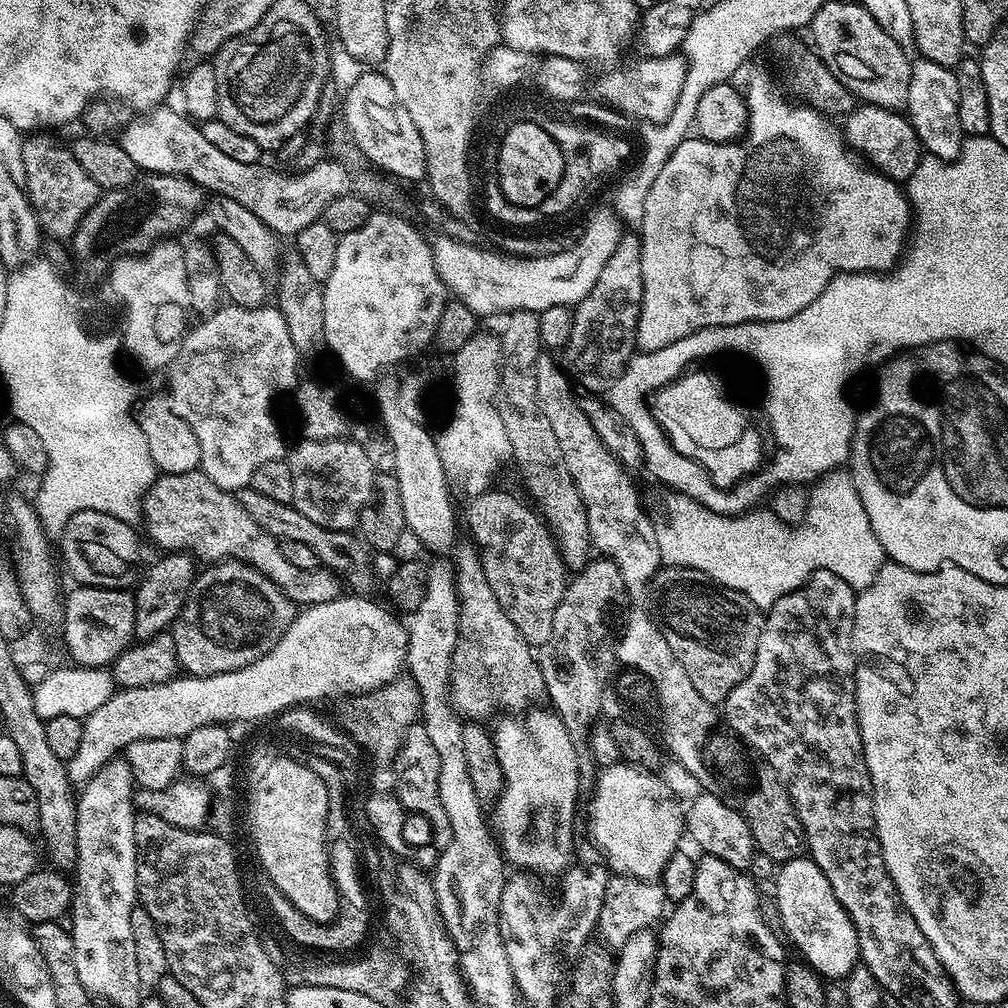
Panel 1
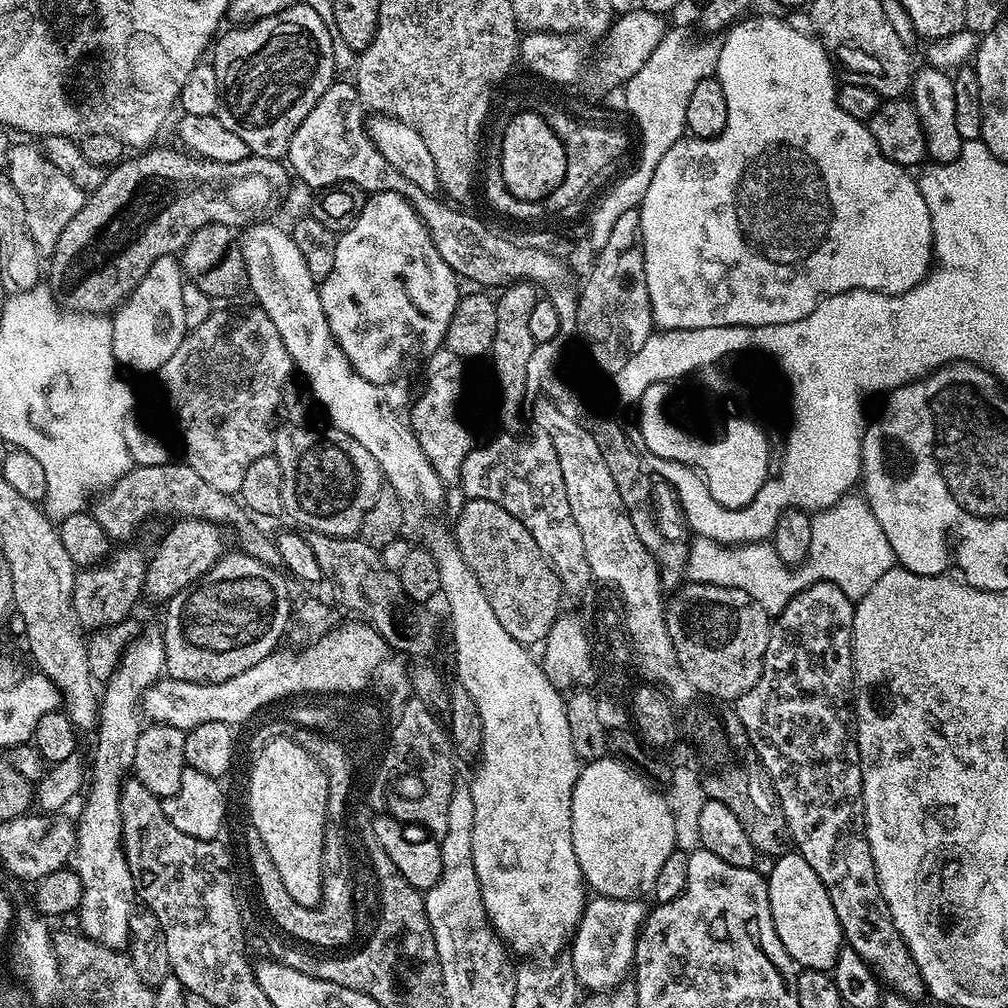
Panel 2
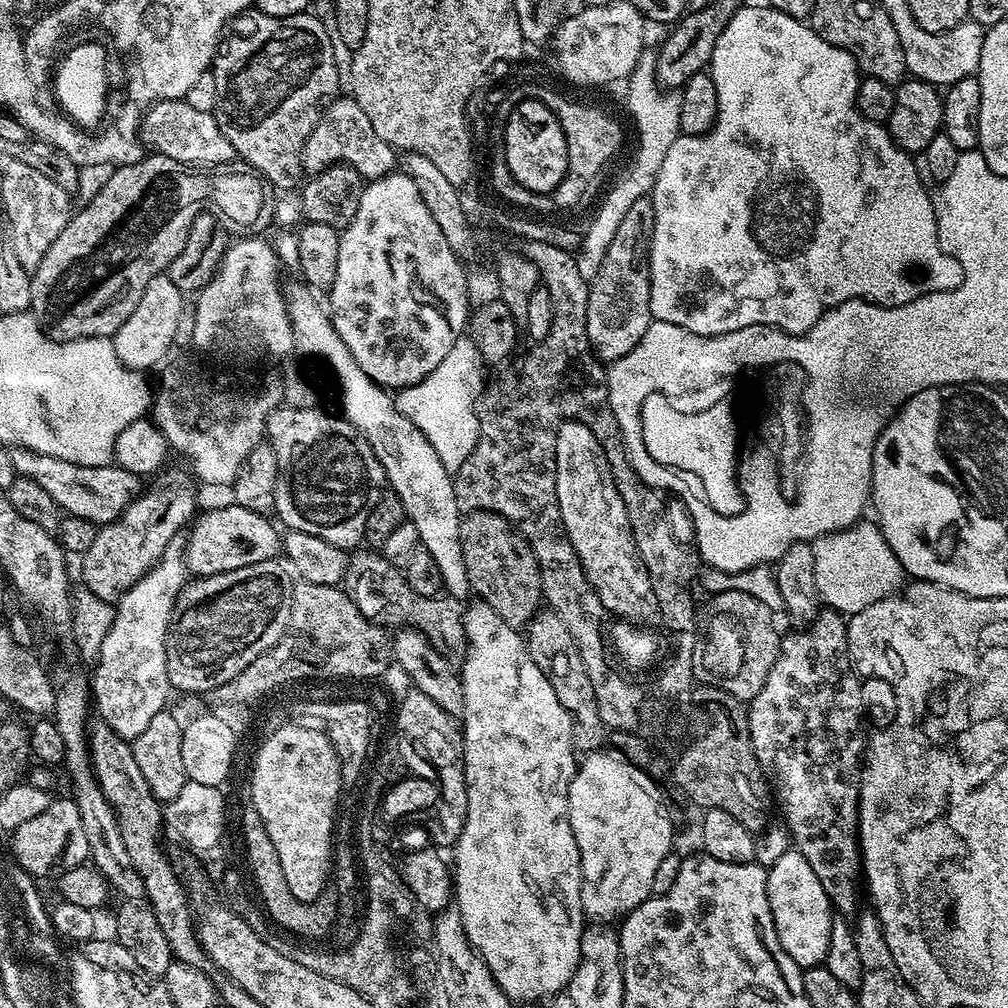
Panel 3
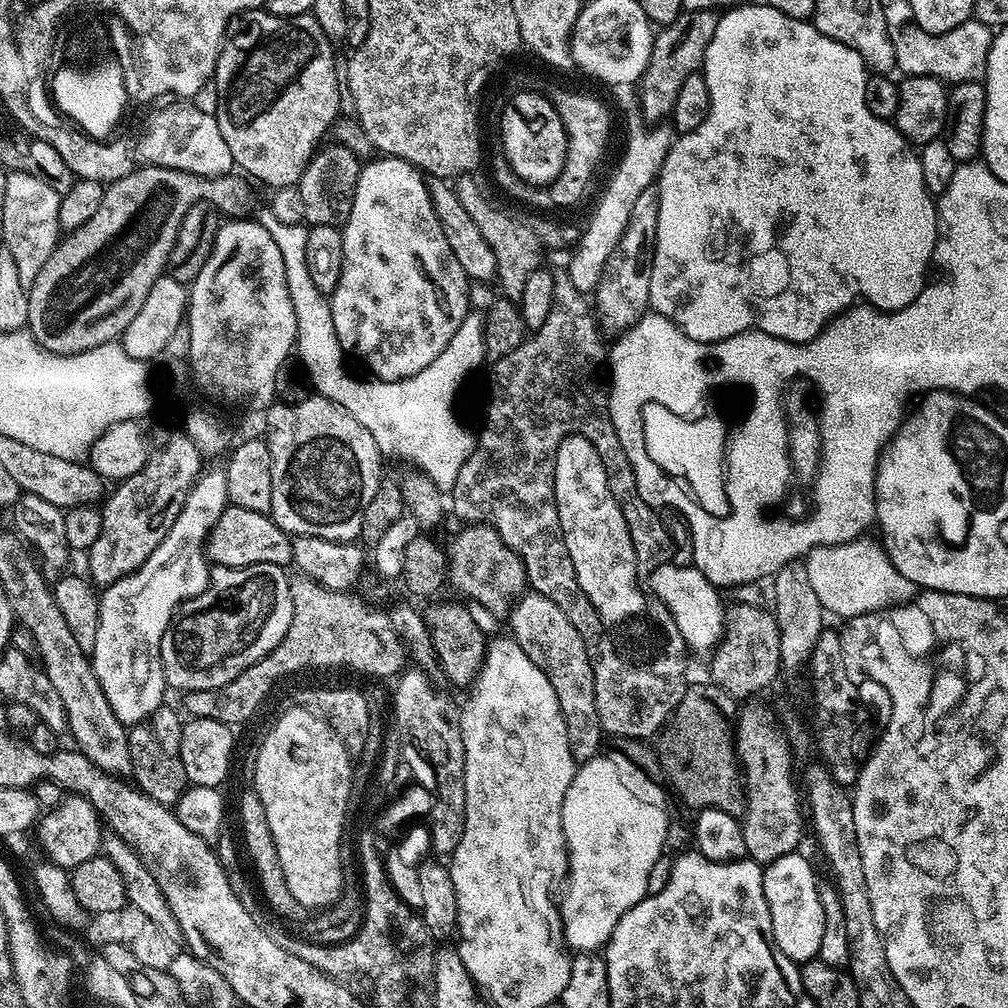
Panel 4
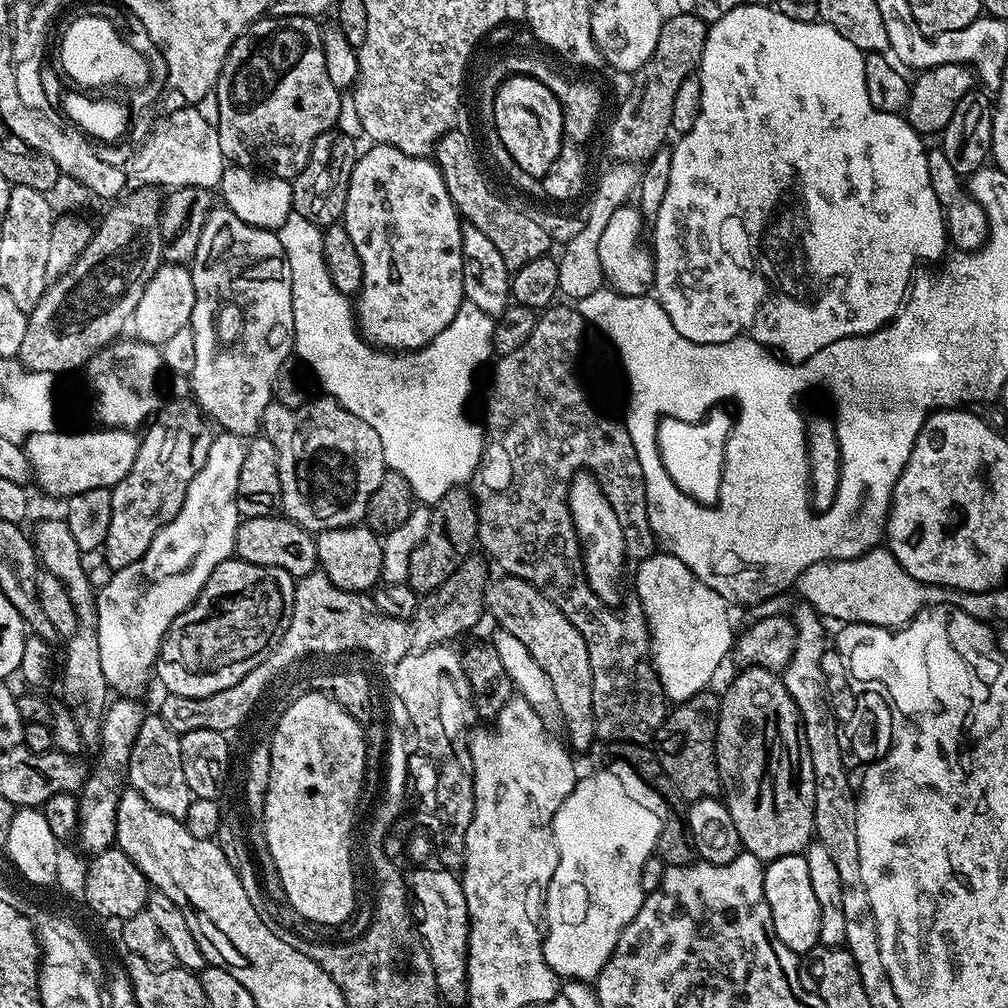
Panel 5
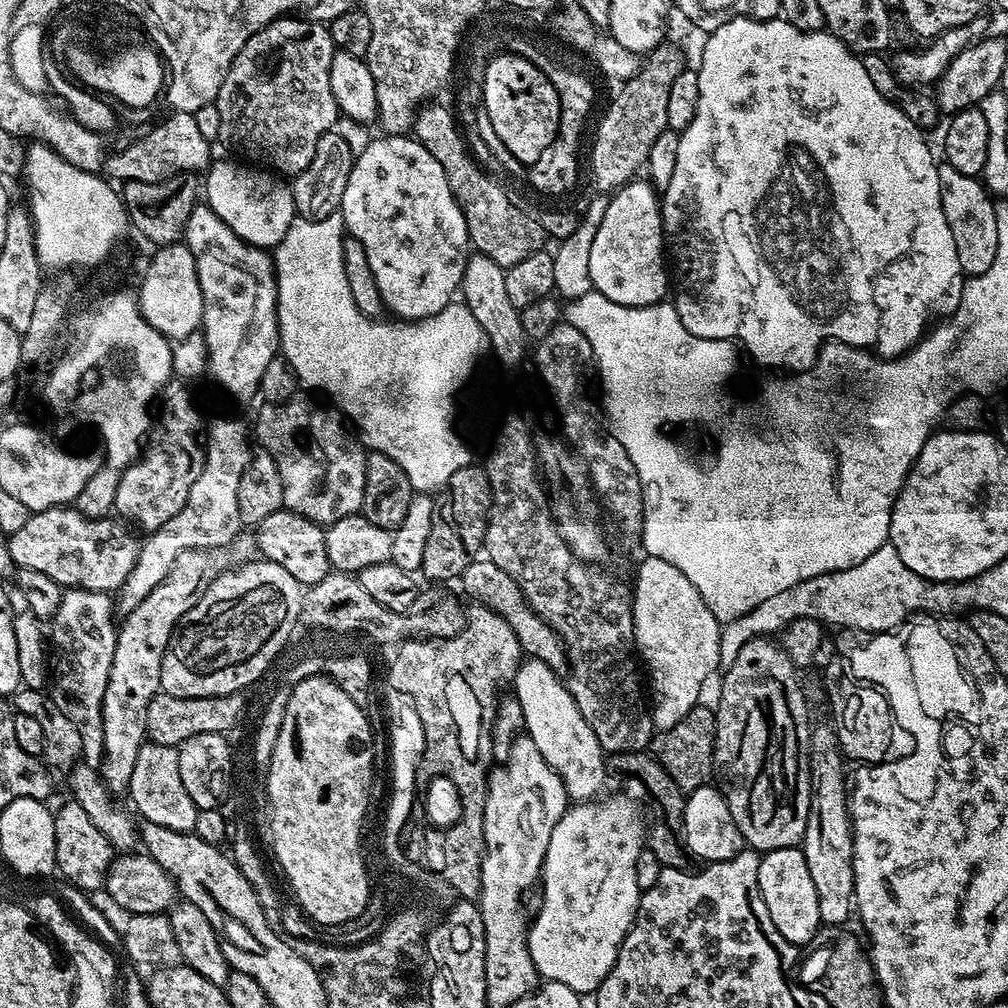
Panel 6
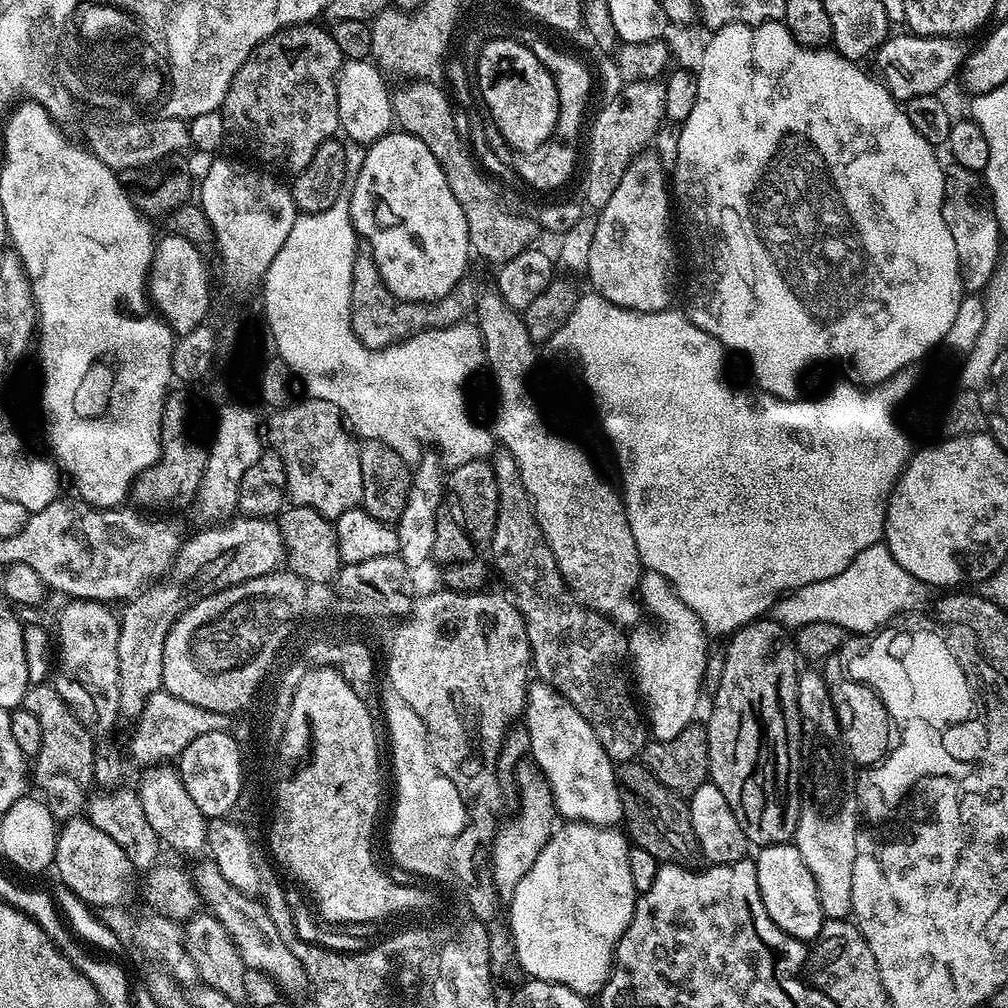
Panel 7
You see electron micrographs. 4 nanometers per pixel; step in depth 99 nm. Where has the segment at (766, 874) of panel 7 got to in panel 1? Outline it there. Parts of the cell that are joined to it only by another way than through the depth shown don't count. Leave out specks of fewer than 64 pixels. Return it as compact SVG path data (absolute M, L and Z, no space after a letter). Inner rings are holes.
M810 858L786 860L779 865L780 873L776 876L776 912L780 915L780 924L784 927L783 935L788 935L787 943L801 952L803 963L810 965L815 972L828 982L844 982L848 976L861 963L860 947L856 927L848 912L834 898L834 890L830 882L826 882L826 874Z

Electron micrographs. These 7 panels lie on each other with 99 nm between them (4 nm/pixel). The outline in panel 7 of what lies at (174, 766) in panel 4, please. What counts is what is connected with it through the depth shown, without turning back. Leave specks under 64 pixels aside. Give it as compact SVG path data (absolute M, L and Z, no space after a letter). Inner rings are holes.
M152 766L140 780L138 799L142 802L142 810L146 810L146 819L154 834L158 834L161 845L173 848L184 856L196 856L203 853L208 846L208 820L194 806L194 798L186 790L179 771L172 766Z

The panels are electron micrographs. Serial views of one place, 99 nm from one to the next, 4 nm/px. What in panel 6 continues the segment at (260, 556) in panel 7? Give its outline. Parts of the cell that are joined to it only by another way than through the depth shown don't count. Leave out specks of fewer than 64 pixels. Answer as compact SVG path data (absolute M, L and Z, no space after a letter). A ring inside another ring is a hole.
M241 534L228 544L217 548L186 550L174 562L170 574L152 591L136 609L127 613L128 620L116 633L114 662L110 666L110 682L106 682L106 698L102 704L102 730L104 731L104 784L113 797L120 798L130 786L130 774L134 774L134 762L138 750L146 743L146 710L160 692L162 658L172 634L176 631L183 600L191 601L205 586L211 584L223 572L240 568L257 559L255 535Z

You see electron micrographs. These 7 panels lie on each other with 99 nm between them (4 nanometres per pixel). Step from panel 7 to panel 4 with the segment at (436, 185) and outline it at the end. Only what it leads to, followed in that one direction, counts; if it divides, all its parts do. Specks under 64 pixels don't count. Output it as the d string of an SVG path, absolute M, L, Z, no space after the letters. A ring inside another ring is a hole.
M381 155L380 160L372 160L363 165L358 178L358 186L354 190L354 202L350 210L350 218L342 226L344 234L344 266L342 268L342 278L338 286L330 294L332 306L332 321L334 322L334 332L340 345L344 347L345 353L357 356L366 367L369 368L373 377L382 380L401 380L414 374L418 370L426 370L442 350L454 338L458 326L468 317L470 305L468 305L468 287L470 281L458 263L458 258L454 258L454 250L450 250L450 242L446 242L446 234L442 234L442 226L432 209L432 198L428 193L428 180L422 175L420 169L415 168L410 162L399 160L393 156Z

